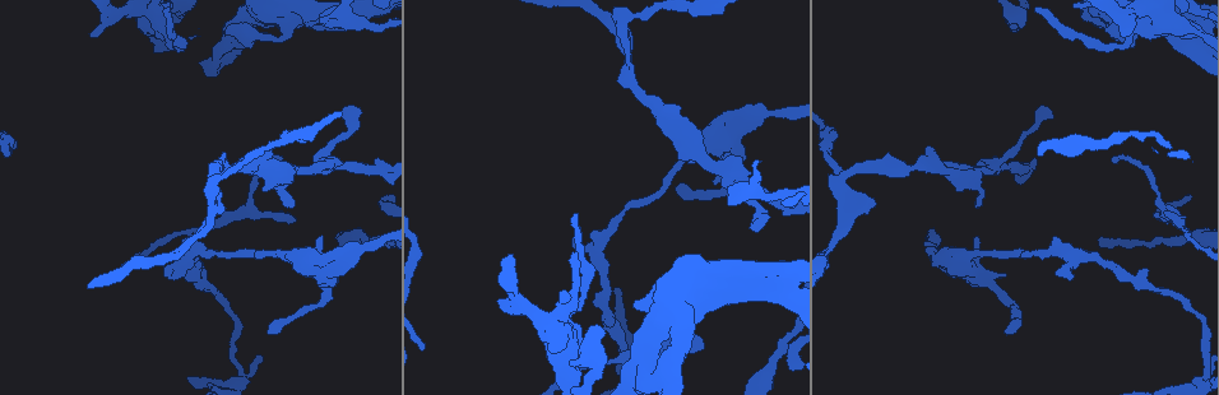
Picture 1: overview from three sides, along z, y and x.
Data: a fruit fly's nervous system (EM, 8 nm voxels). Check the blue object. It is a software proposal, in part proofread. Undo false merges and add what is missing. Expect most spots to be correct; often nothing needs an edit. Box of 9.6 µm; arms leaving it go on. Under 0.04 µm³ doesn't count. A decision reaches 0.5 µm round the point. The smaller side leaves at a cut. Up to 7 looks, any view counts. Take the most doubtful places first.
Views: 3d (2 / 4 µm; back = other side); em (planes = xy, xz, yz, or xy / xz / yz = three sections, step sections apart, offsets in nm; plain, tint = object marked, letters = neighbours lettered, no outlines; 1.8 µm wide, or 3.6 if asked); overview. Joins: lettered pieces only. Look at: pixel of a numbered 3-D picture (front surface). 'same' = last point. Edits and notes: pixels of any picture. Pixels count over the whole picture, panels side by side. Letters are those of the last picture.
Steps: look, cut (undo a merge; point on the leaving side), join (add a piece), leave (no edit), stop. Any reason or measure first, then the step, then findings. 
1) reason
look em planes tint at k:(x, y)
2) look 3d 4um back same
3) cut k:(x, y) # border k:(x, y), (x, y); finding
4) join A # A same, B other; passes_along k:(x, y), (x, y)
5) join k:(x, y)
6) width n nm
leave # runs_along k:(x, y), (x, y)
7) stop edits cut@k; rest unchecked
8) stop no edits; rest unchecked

looks like a crossing
look 3d 4um at 1:(213, 178)

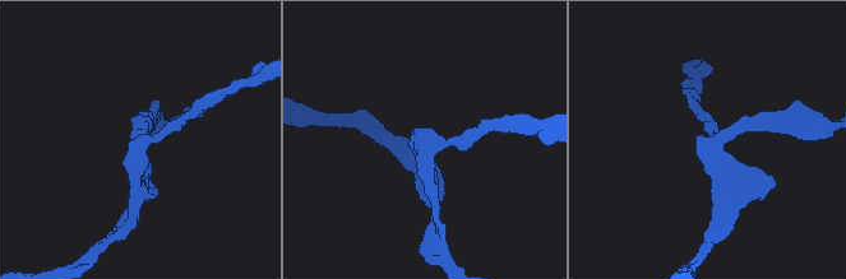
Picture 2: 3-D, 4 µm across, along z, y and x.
now the EM
look em xz step 8 letters at 2:(724, 137)

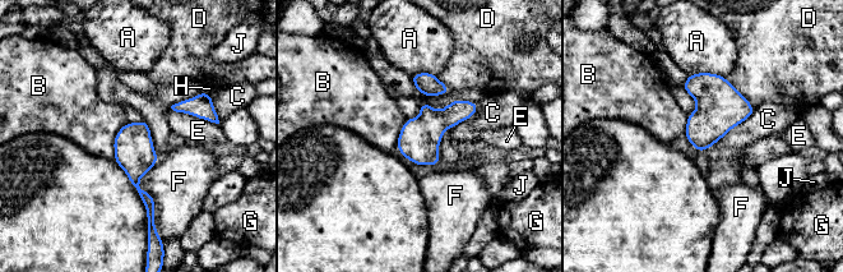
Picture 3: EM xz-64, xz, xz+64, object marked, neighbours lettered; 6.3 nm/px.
look em planes letters same

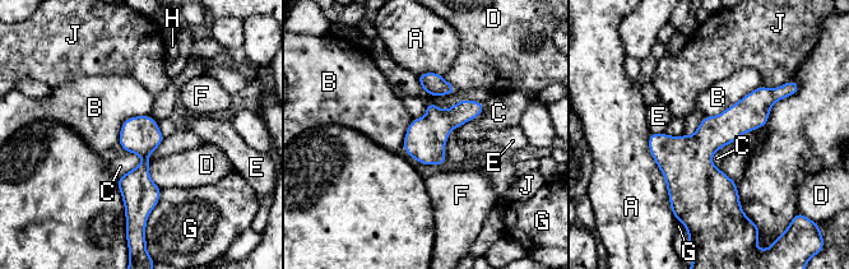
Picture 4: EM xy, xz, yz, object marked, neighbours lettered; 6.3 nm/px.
width 220 nm
leave # A other, B other, C other, D other, E other, F other, G other, H other, J other; border 4:(140, 154), (140, 162), (117, 179); one cell here

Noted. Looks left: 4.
an open end
look 3d 4um at 1:(728, 186)

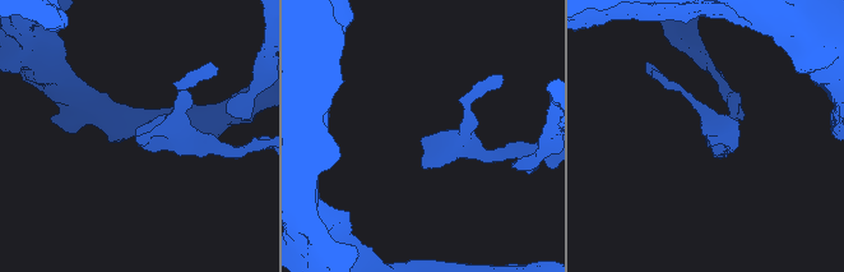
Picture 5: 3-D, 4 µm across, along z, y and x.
look em planes letters at 5:(137, 139)

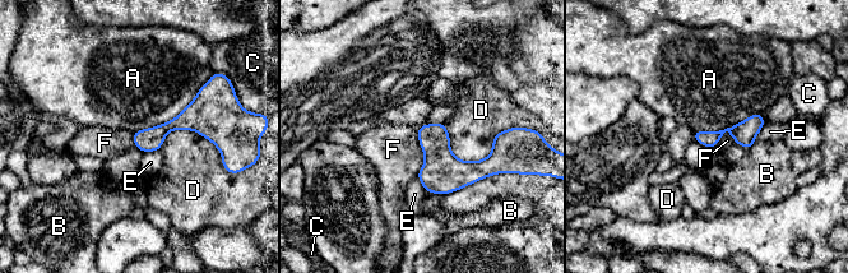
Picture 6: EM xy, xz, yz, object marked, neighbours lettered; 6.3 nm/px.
longest_contact A 550 nm
leave # A other, B other, C other, D other, E other, F other; none of them fits

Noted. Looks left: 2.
look 3d 4um at 1:(1003, 277)

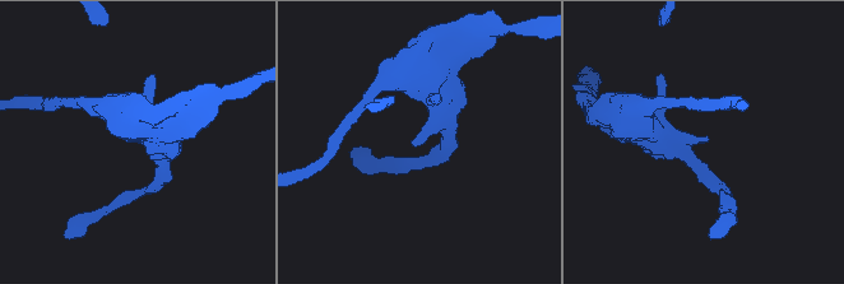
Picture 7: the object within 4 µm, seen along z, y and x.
look em planes letters at 7:(414, 145)

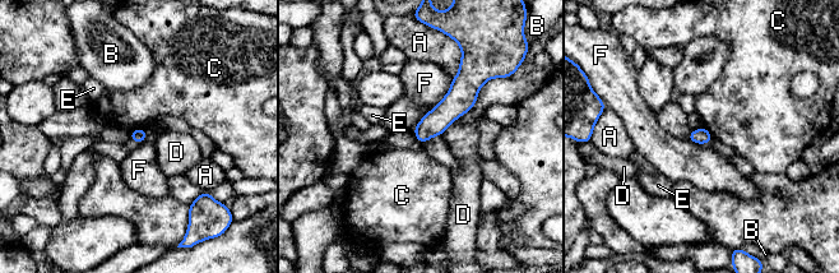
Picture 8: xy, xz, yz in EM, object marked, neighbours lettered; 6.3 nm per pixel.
leave # A other, B other, C other, D other, E other, F other; border 8:(143, 128), (135, 128), (130, 132); no lettered piece goes on from it

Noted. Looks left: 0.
stop no edits; rest unchecked

